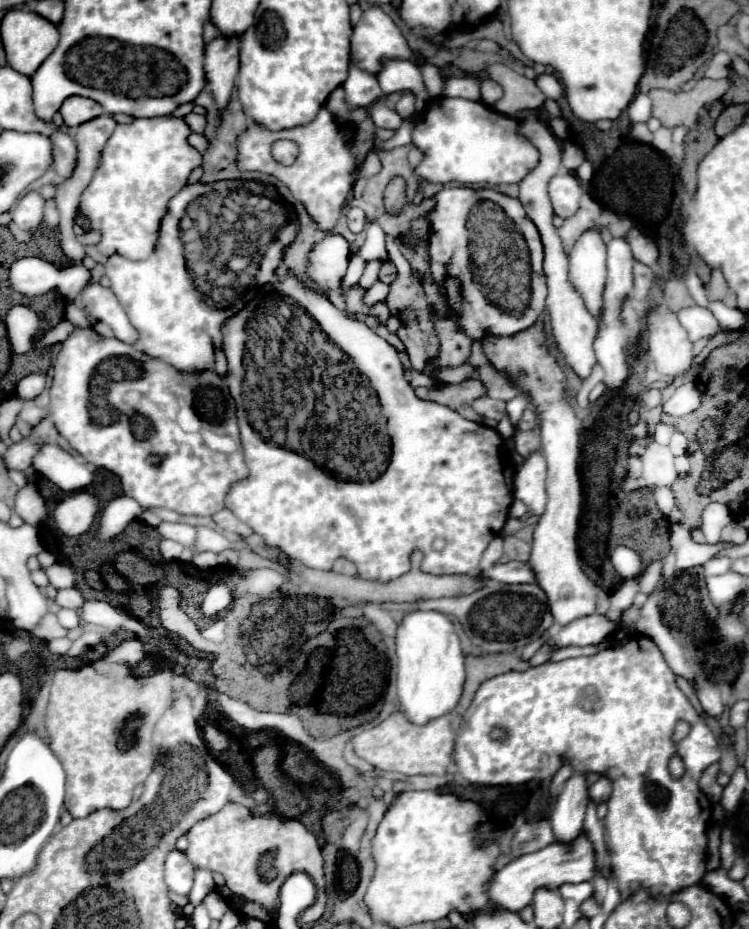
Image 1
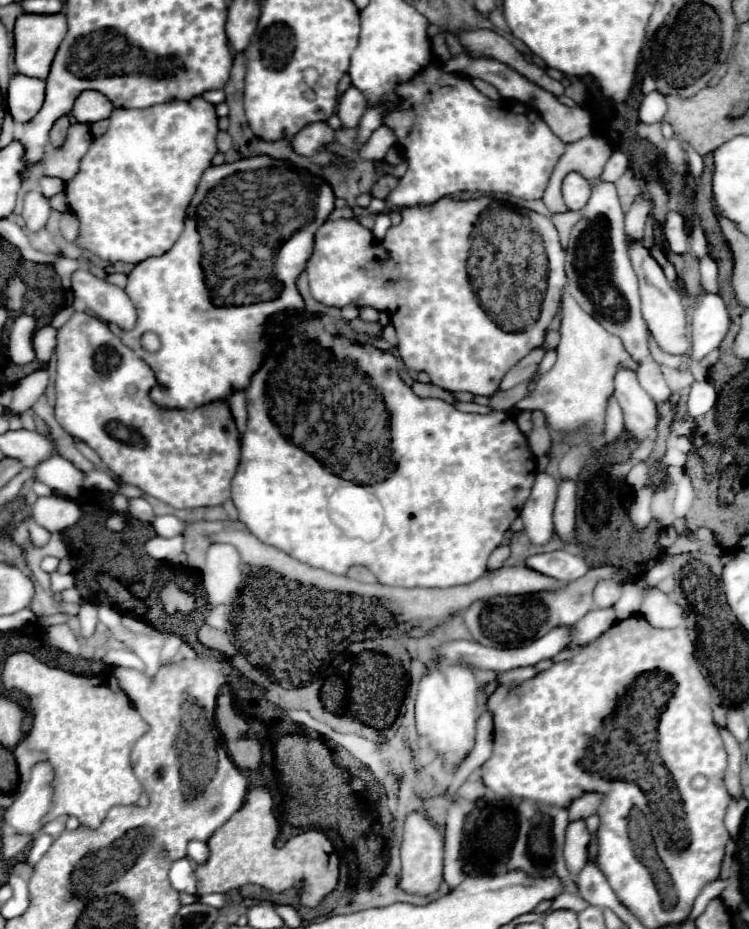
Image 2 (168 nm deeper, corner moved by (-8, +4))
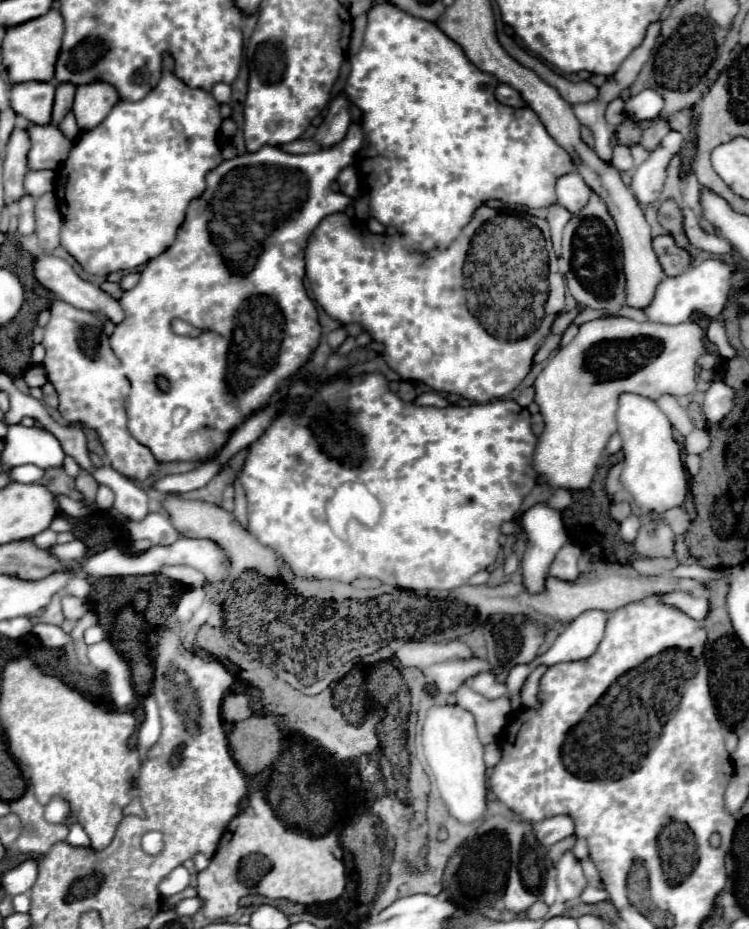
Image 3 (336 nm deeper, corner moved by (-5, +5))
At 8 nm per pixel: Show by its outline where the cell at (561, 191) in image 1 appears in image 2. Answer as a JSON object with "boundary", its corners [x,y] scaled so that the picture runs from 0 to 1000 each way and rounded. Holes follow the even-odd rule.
{"boundary":[[[757,187],[752,194],[752,215],[760,226],[776,226],[789,211],[789,196],[776,187]]]}

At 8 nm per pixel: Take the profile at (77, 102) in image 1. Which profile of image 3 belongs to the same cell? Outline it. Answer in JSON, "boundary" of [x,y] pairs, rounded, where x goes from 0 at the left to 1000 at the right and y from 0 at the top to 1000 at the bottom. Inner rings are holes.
{"boundary":[[[126,87],[115,91],[104,91],[101,104],[99,104],[99,124],[104,130],[104,137],[109,141],[126,139],[131,132],[139,130],[144,119],[158,111],[158,100],[147,89]]]}

